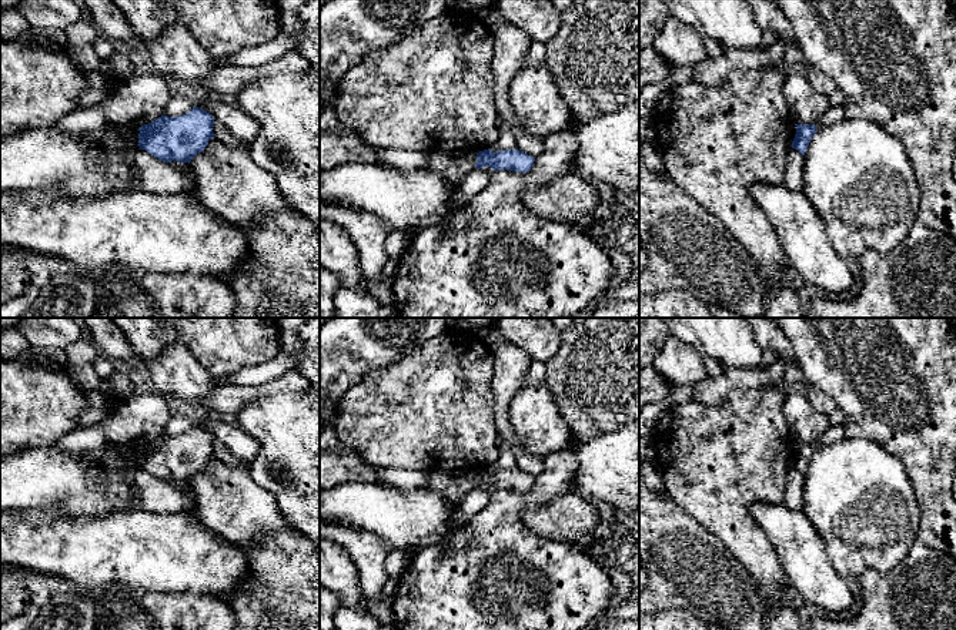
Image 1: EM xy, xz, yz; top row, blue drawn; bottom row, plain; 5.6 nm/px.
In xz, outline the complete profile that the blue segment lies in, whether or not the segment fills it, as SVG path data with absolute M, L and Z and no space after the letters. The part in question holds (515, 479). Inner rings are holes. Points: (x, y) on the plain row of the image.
M484 469L477 472L475 487L491 486L494 490L509 489L515 492L528 492L534 485L535 477L527 472L515 469L491 470Z

